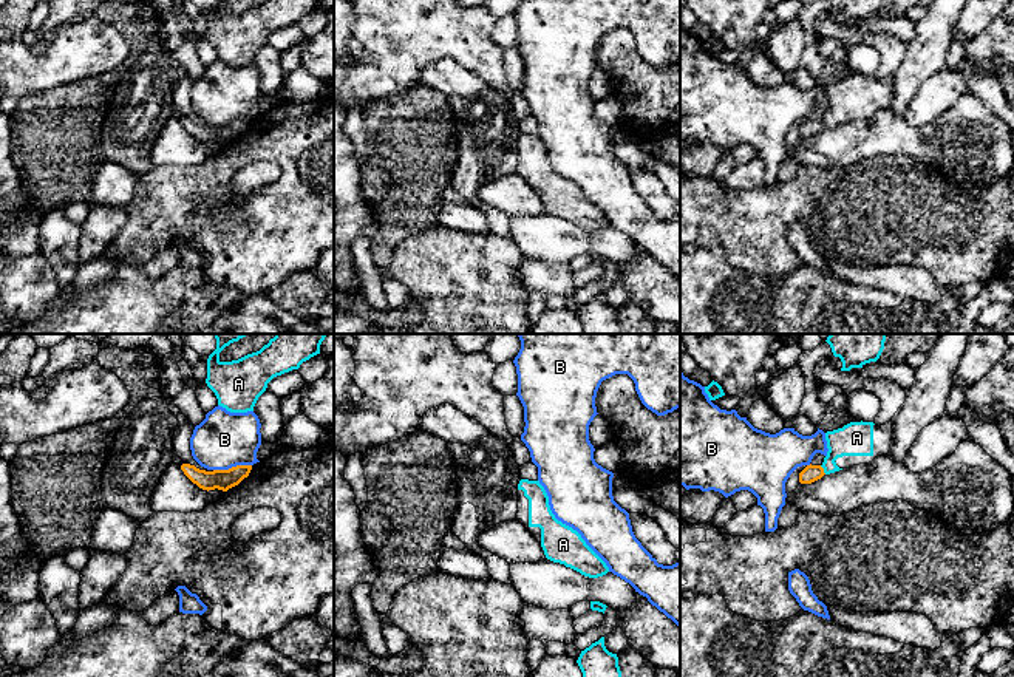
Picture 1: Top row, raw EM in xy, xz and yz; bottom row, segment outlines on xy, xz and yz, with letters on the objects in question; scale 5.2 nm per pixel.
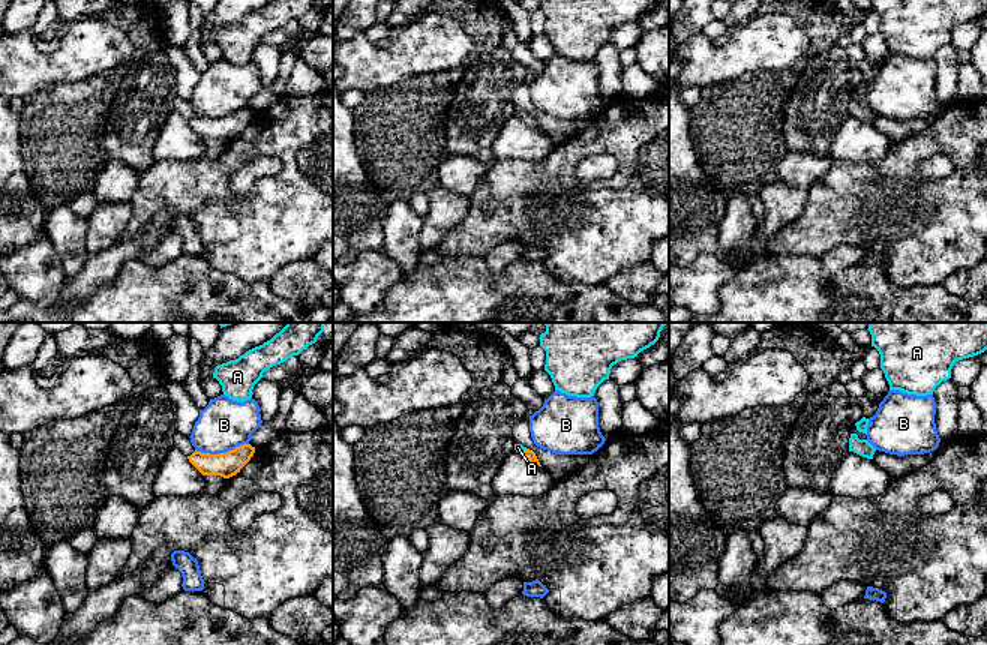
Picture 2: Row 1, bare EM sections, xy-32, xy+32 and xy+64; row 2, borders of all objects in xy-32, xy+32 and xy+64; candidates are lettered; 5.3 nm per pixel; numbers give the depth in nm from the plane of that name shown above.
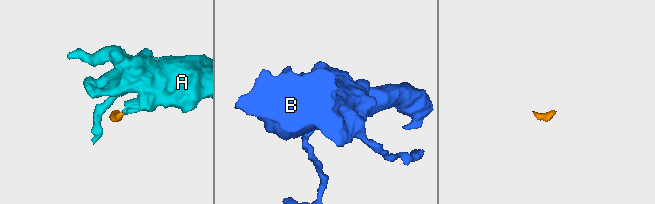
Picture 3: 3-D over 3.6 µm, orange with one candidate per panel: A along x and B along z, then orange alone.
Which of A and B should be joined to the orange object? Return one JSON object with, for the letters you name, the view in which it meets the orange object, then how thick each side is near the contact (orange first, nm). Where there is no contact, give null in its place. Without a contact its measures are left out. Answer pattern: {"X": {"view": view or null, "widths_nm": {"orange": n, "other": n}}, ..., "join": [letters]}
{"A": {"view": "yz", "widths_nm": {"orange": 90, "other": 180}}, "join": ["A"]}

